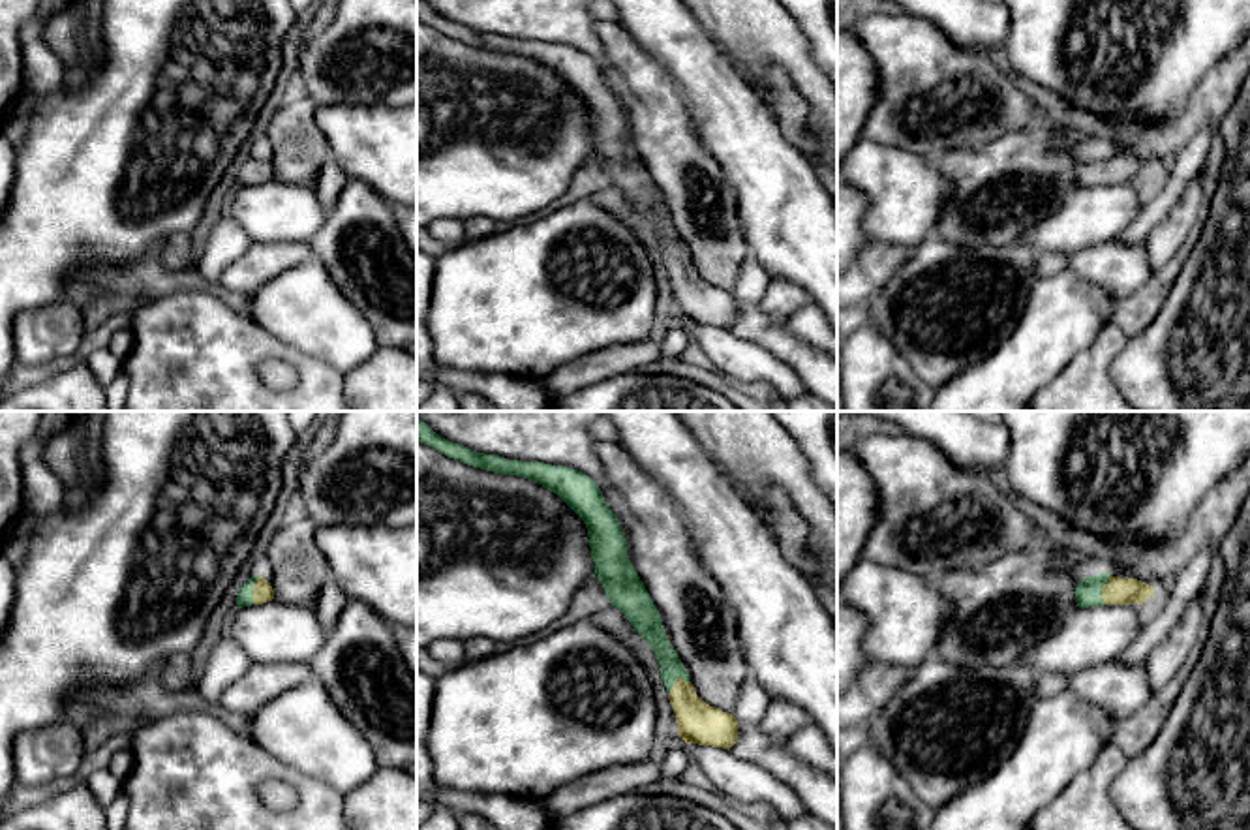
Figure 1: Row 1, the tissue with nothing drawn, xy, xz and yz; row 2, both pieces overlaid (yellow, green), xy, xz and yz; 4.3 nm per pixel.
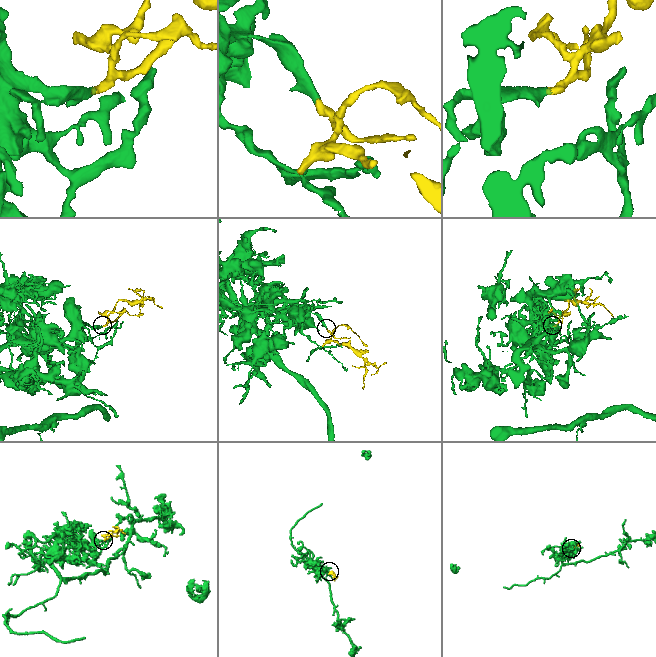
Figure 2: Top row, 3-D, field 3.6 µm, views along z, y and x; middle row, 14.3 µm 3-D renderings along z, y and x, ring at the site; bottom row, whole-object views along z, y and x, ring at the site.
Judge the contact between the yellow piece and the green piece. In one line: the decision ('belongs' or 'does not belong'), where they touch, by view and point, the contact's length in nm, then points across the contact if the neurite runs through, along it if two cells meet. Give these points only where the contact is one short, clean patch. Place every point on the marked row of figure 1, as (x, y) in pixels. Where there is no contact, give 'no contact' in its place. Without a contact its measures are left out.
belongs; contact xy (254, 590); length 130 nm; way xy (263, 592), (254, 590), (244, 598)

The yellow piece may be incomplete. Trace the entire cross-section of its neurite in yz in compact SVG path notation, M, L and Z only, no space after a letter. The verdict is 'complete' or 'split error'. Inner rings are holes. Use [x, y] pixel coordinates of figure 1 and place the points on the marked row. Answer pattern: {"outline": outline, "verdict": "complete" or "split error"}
{"outline": "M1100 573L1083 578L1075 588L1079 608L1102 605L1143 605L1154 595L1154 588L1137 578L1120 578Z", "verdict": "split error"}

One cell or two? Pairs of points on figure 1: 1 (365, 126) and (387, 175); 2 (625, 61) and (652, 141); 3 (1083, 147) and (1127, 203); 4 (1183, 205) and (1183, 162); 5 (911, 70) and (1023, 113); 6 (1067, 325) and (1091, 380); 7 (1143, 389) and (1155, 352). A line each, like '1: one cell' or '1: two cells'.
1: one cell
2: one cell
3: two cells
4: two cells
5: one cell
6: two cells
7: one cell

